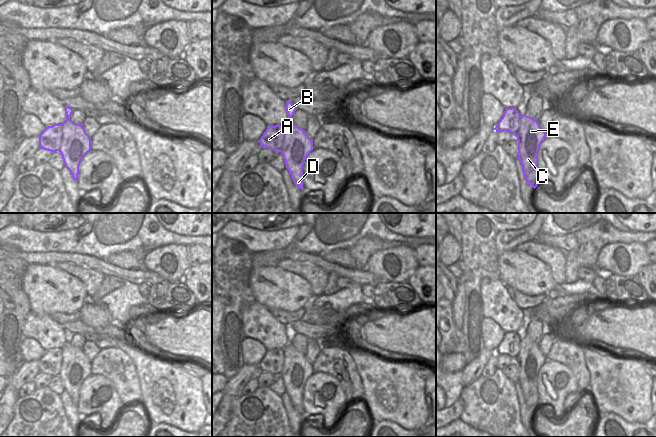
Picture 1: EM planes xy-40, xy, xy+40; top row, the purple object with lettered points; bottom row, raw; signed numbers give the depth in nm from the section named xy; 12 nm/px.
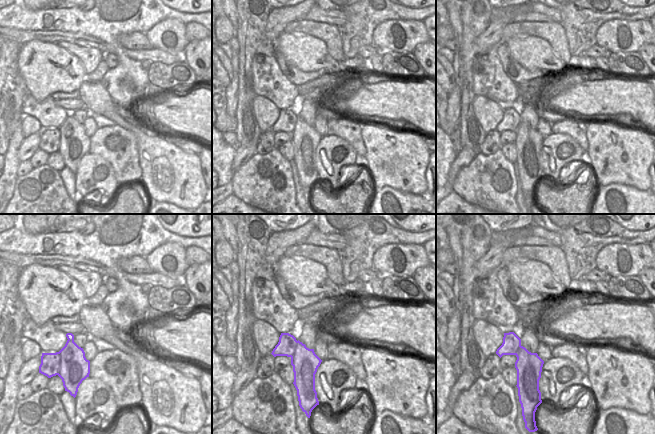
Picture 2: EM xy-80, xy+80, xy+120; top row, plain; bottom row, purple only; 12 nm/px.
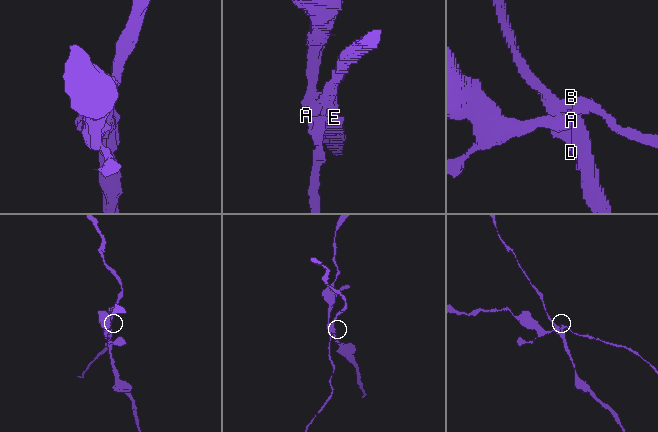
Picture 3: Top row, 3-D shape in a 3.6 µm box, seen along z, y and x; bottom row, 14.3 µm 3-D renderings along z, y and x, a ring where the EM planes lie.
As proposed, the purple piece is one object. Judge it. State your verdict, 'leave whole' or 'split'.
split

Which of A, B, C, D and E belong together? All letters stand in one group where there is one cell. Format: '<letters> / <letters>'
A B / C D E

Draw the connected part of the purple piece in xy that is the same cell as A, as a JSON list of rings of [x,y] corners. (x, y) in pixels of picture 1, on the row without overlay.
[[[282,349],[267,350],[266,355],[261,360],[259,367],[262,372],[269,372],[273,375],[281,375],[285,355]]]

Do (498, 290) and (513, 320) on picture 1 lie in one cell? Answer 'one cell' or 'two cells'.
one cell

